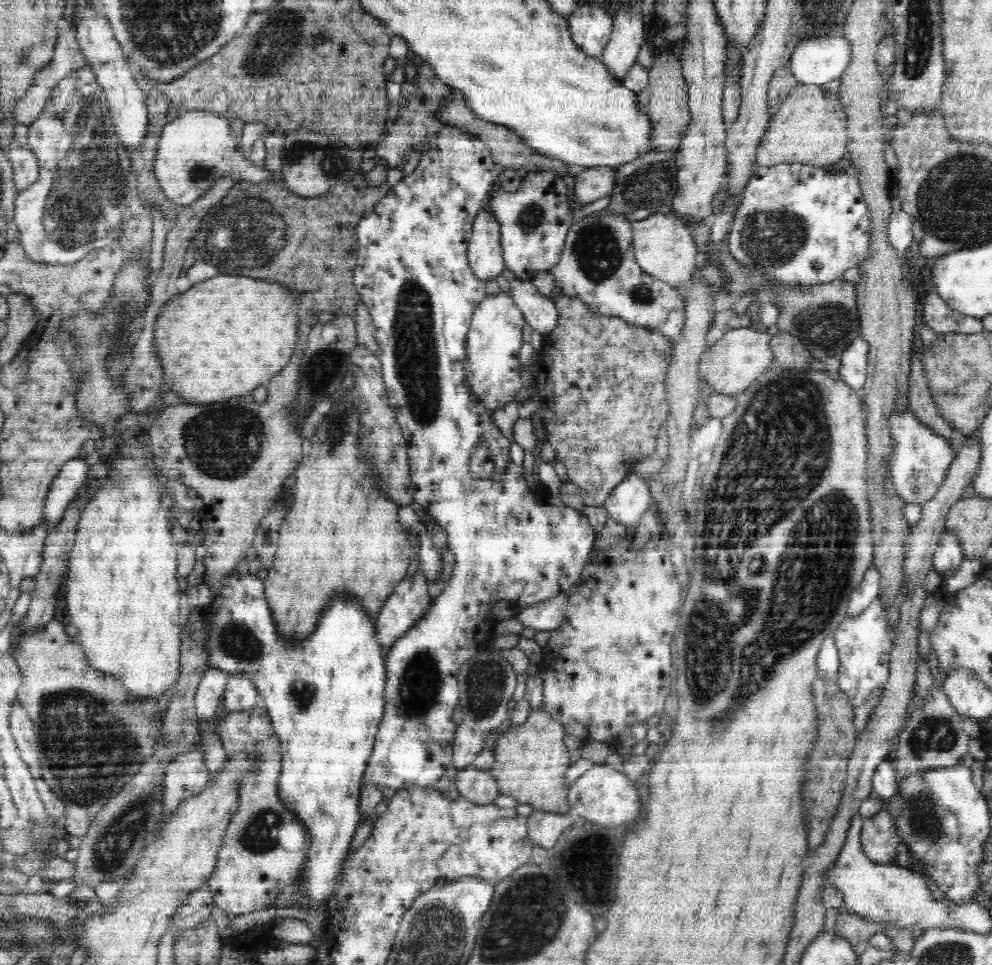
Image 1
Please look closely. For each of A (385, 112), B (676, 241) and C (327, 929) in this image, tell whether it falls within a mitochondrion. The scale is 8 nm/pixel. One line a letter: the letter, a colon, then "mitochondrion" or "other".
A: other
B: other
C: other

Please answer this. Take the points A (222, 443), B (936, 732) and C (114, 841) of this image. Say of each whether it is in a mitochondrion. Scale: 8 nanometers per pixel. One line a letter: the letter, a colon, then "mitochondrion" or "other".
A: mitochondrion
B: mitochondrion
C: mitochondrion

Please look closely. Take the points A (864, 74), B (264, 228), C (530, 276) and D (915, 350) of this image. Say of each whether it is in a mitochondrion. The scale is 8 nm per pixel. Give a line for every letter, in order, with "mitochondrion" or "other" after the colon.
A: other
B: mitochondrion
C: other
D: other

